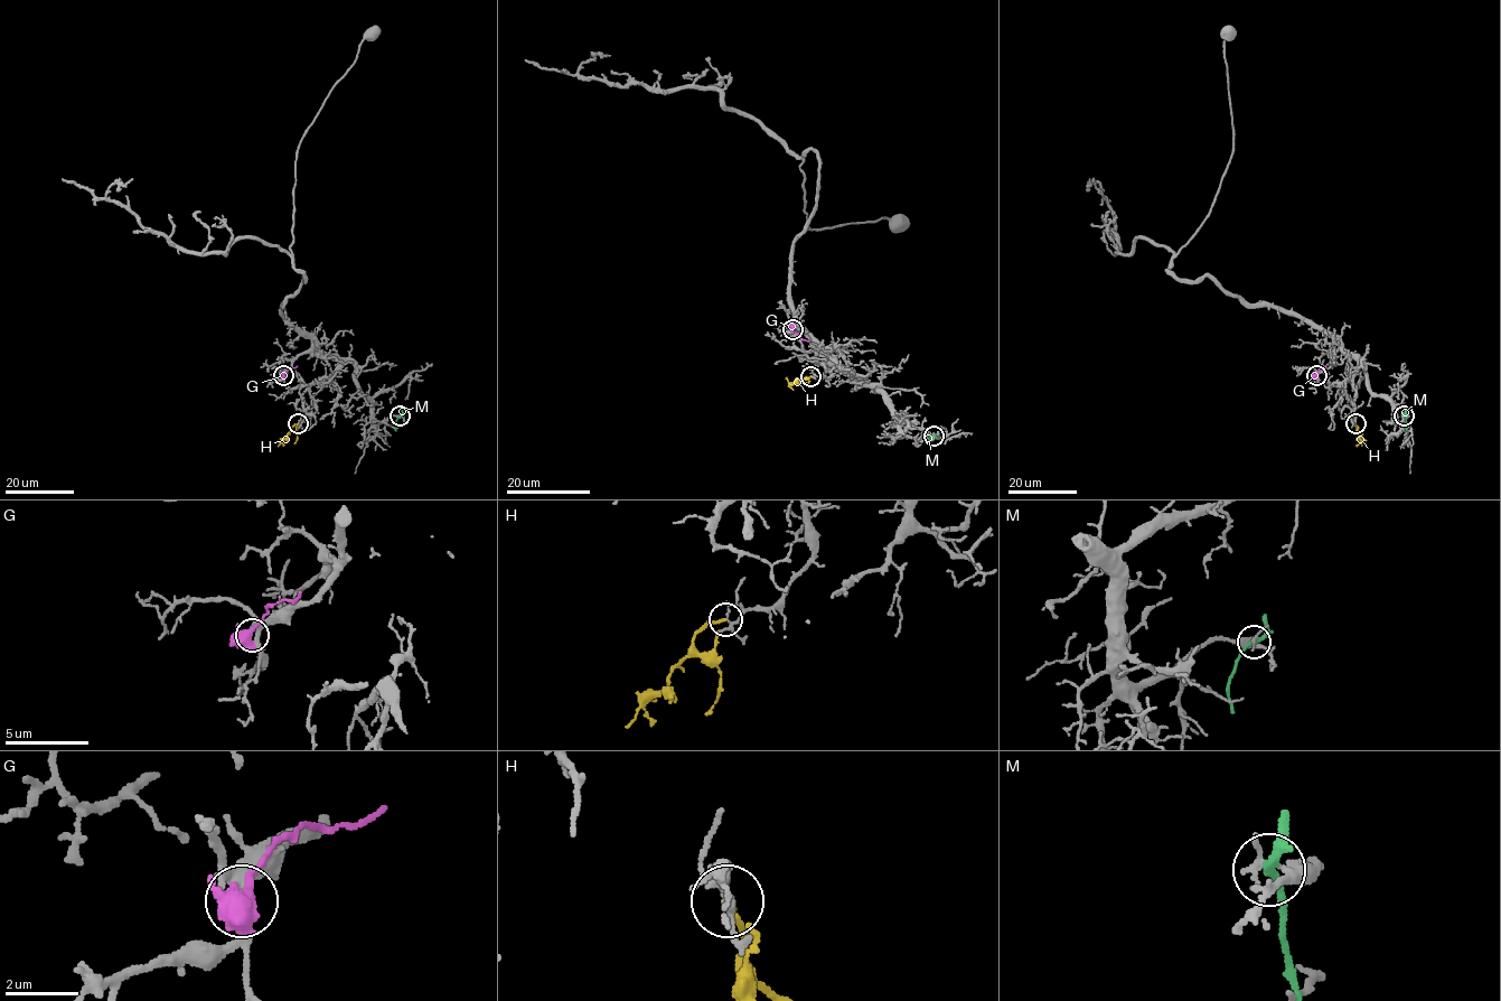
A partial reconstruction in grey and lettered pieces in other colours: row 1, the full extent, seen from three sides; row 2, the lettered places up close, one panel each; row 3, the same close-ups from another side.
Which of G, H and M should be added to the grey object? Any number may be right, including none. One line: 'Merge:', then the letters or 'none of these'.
Merge: none of these

